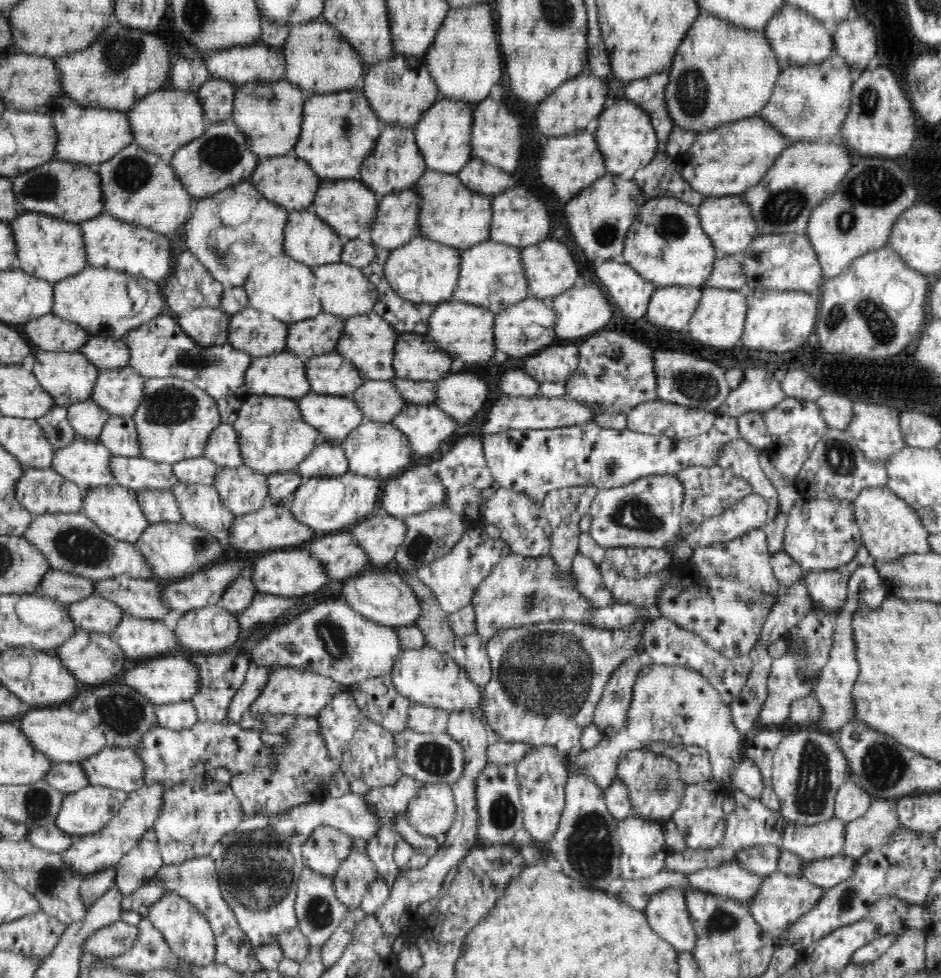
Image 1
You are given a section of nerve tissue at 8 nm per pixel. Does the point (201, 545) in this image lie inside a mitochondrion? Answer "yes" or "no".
yes

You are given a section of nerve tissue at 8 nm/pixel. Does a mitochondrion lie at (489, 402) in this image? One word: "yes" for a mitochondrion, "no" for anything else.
no

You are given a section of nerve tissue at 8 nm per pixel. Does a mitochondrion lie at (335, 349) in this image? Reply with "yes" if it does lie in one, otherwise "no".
no

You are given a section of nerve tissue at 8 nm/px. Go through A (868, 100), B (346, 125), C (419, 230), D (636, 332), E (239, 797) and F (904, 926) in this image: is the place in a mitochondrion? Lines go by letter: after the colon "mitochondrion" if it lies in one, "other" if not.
A: mitochondrion
B: mitochondrion
C: other
D: other
E: other
F: other

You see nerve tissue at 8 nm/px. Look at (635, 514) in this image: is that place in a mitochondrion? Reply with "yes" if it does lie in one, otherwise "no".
yes

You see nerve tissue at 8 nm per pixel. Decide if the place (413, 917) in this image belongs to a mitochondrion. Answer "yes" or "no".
no

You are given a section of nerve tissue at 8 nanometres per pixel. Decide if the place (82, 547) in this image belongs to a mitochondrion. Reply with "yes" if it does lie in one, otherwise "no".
yes

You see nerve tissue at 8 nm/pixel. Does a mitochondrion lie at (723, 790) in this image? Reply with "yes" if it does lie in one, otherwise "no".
no

